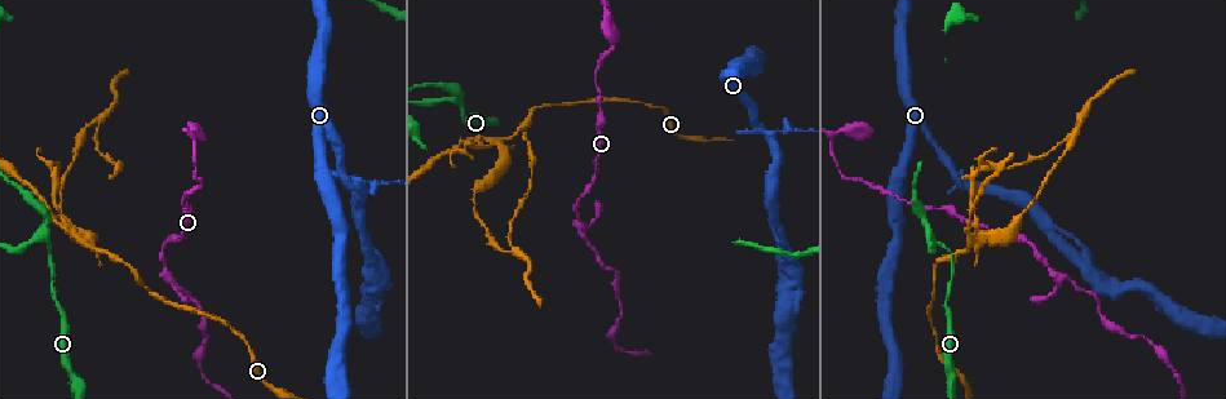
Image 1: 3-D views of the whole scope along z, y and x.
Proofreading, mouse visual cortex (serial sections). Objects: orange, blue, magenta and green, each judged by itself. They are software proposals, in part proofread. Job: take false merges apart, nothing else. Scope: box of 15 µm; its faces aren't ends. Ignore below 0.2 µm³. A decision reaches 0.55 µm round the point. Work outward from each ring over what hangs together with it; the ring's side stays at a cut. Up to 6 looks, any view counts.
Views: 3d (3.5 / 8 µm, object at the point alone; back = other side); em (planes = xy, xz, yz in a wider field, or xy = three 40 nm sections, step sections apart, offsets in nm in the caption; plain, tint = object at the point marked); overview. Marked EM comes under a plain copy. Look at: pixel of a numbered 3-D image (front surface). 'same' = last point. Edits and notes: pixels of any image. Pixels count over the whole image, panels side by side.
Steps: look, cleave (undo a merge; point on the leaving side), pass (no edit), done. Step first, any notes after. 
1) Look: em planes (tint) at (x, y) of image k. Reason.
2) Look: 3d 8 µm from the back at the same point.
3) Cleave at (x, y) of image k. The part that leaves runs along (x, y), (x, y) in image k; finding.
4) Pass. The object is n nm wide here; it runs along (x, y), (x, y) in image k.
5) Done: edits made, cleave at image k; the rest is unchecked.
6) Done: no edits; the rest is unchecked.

Look: 3d 3.5 µm at (772, 132) of image 1. Three-way junction.

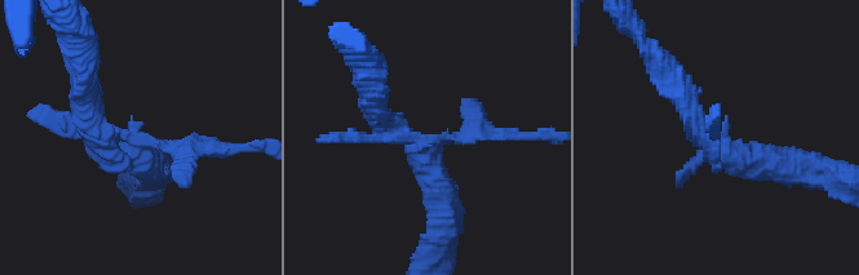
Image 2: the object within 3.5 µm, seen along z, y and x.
Look: em xy step 3 (tint) at (426, 145) of image 2.

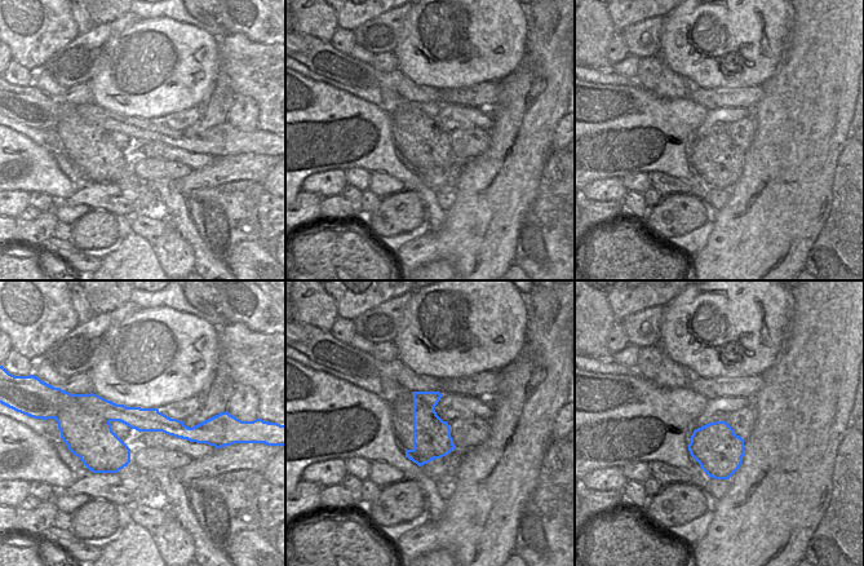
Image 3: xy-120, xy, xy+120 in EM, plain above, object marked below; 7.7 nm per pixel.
Cleave at (687, 168) of image 2. The object is 300 nm wide here; a second cell is stuck on.

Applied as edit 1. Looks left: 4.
Look: overview. Redraw.

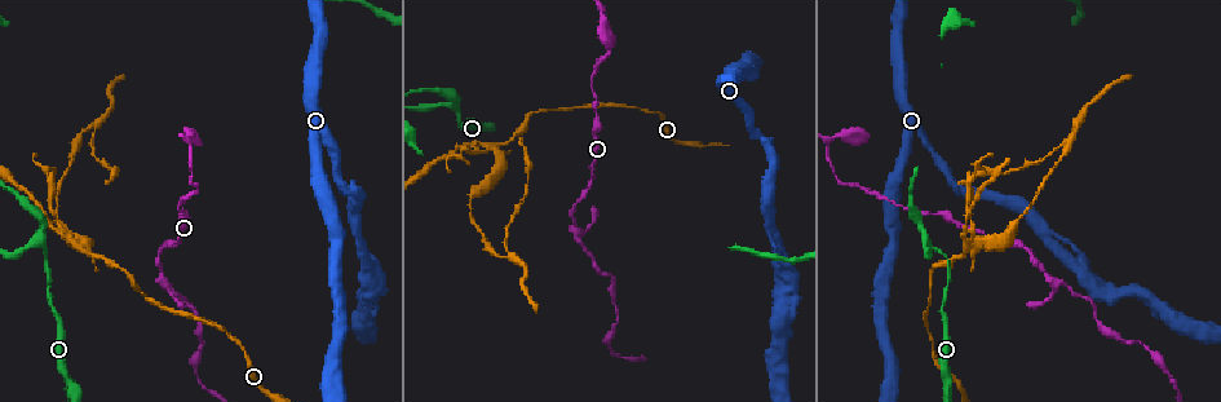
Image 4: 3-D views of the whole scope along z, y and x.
Look: 3d 3.5 µm at (40, 242) of image 4. Branch point.

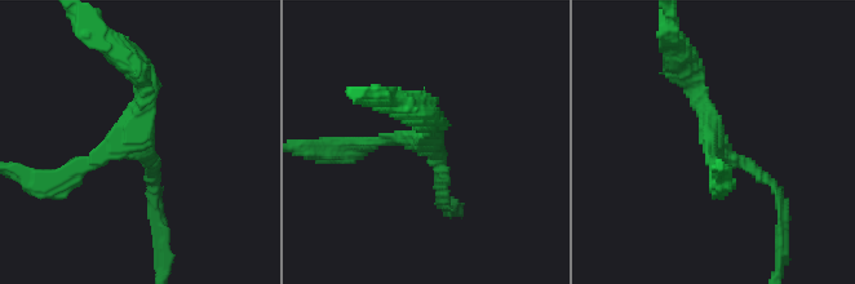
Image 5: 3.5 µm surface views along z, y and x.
Look: em xy step 2 (tint) at (136, 140) of image 5. 3 arms meet here; the arms are 150, 150, 250 nm wide; shape alone is not enough.

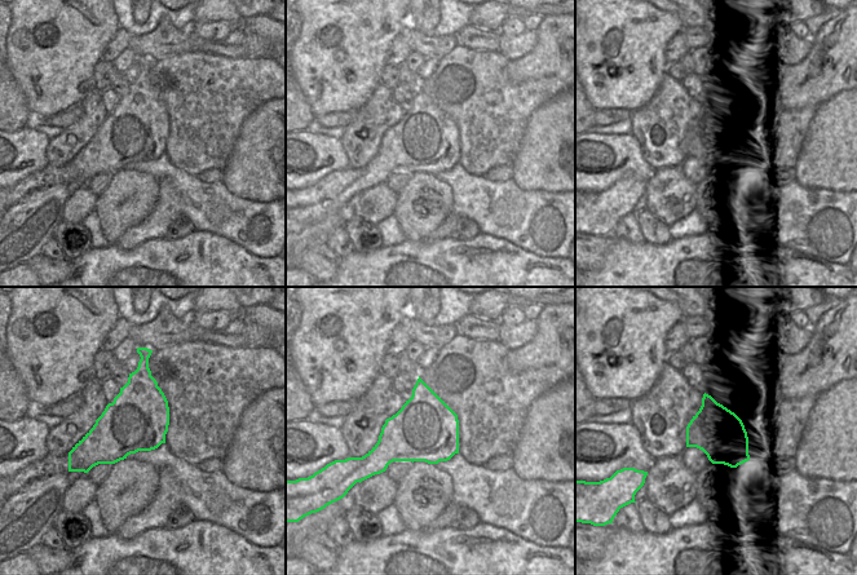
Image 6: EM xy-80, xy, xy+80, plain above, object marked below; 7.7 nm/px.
Pass. It runs along (776, 189), (713, 141), (681, 65) in image 5; one cell here.

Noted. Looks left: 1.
Done: edits made, cleave at image 2; the rest is unchecked.

